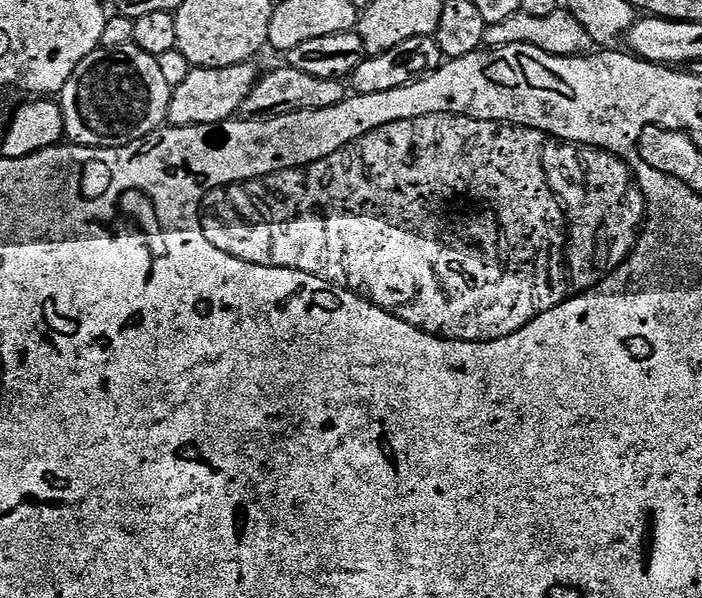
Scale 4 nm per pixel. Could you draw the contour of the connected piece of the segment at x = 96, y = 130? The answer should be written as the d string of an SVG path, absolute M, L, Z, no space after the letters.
M133 43L109 48L103 55L97 64L89 63L79 73L80 85L76 88L80 120L85 130L96 136L95 143L102 148L119 148L165 127L173 89L166 82L156 57L146 54L146 50Z

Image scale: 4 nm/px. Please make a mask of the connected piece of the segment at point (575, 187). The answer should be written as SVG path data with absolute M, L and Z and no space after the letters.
M453 112L390 122L370 130L370 134L362 134L362 138L350 141L313 164L284 168L268 176L255 176L252 180L239 180L236 184L217 188L202 205L202 227L212 237L212 243L226 254L267 268L315 272L325 280L359 292L382 310L402 318L402 322L410 322L410 326L426 334L439 340L458 342L483 342L512 336L534 318L546 314L546 310L554 310L554 306L601 284L628 259L640 238L645 219L644 194L634 183L627 164L612 152L570 144L537 128L503 124L501 120L475 120L469 116L455 116Z

